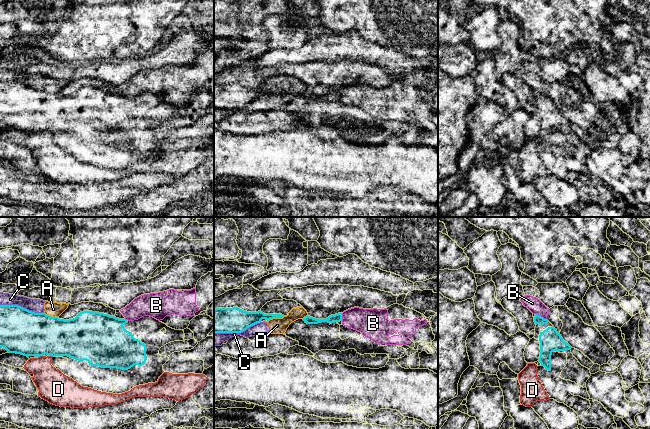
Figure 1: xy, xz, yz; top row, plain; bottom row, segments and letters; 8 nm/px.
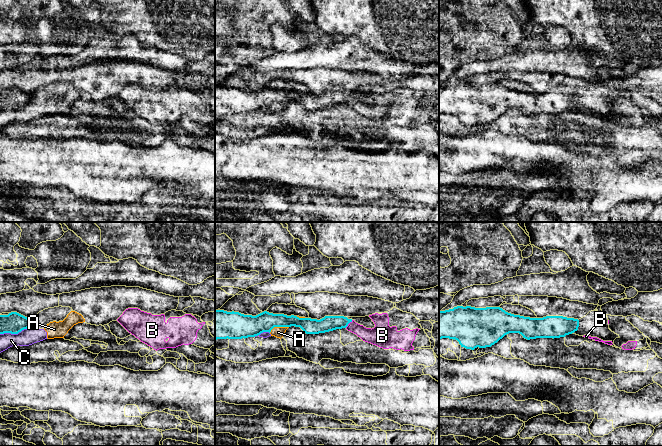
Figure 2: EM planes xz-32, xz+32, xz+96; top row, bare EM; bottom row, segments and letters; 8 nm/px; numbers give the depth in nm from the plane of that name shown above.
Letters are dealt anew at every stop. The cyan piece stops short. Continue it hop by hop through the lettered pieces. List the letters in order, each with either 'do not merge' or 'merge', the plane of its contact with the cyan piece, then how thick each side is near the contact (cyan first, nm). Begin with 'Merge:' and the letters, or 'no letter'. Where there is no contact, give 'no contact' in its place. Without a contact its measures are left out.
Merge: no letter
A: do not merge; contact in xz; calibres 140 and 130 nm
B: do not merge; contact in yz; calibres 70 and 110 nm
C: do not merge; contact in xz; calibres 200 and 110 nm
D: do not merge; contact in xy; calibres 360 and 240 nm

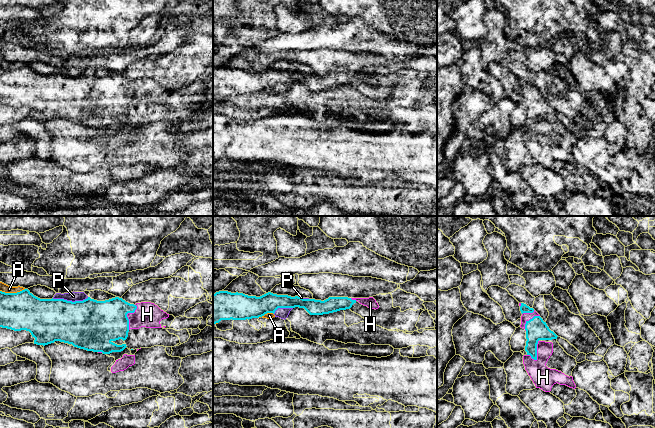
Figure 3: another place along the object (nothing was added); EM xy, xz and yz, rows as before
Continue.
Merge: H
A: do not merge; contact in xy; calibres 300 and 70 nm
H: merge; contact in xy; calibres 360 and 200 nm
P: do not merge; contact in xy; calibres 400 and 80 nm

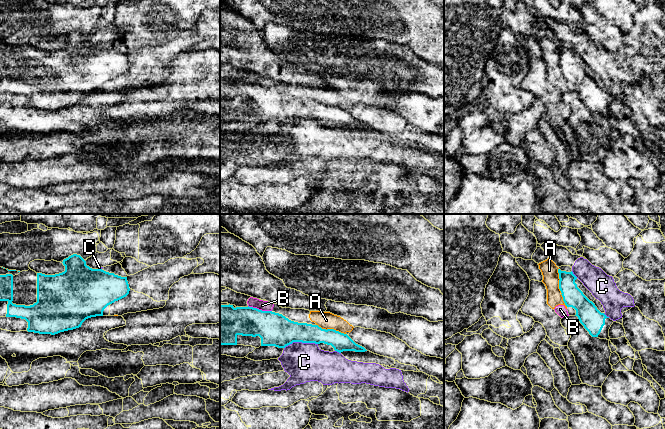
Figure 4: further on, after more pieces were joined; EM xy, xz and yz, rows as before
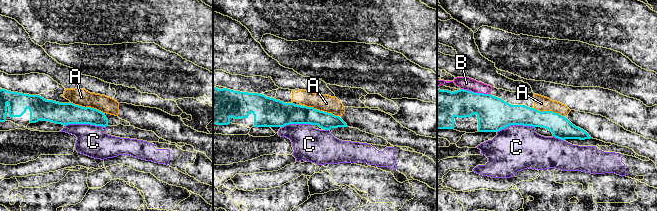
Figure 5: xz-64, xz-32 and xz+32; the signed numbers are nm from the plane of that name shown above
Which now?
Merge: no letter
A: do not merge; contact in yz; calibres 160 and 130 nm
B: do not merge; contact in xz; calibres 260 and 80 nm
C: do not merge; contact in xz; calibres 260 and 320 nm

